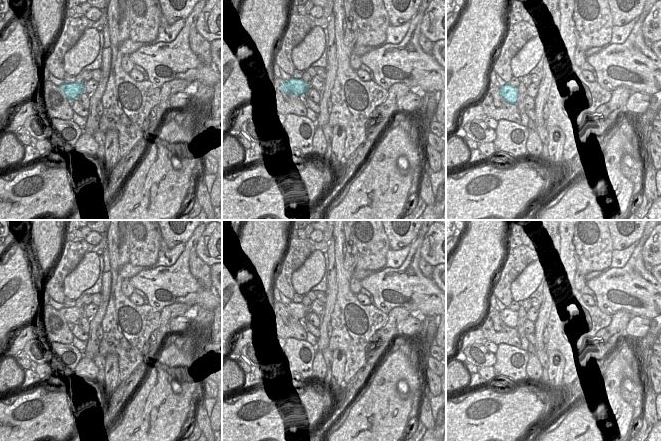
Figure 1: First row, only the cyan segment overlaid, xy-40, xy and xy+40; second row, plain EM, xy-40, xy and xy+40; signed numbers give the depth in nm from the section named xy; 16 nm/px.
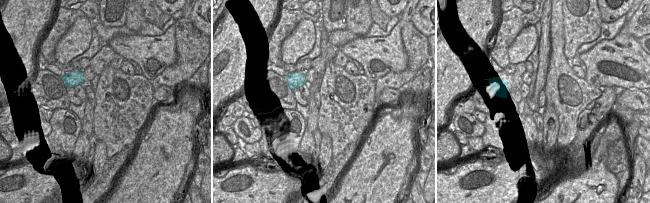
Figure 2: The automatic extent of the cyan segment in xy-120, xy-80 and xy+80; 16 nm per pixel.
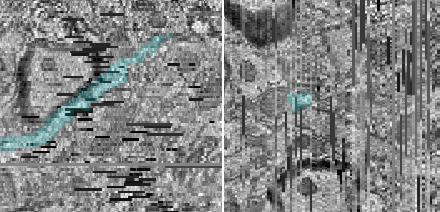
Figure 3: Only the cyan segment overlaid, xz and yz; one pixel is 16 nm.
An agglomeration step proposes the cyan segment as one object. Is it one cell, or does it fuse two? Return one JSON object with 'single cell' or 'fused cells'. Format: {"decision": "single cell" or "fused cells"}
{"decision": "single cell"}

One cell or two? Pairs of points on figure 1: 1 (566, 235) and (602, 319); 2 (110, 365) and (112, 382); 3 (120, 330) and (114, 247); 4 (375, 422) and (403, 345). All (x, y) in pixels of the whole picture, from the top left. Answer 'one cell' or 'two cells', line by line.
1: one cell
2: one cell
3: one cell
4: one cell

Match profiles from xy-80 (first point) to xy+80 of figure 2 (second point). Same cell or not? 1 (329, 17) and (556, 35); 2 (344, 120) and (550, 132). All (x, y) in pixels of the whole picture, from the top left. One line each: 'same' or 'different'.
1: same
2: different

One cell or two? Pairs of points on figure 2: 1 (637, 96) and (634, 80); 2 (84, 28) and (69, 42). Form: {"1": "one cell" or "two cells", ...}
{"1": "two cells", "2": "one cell"}

